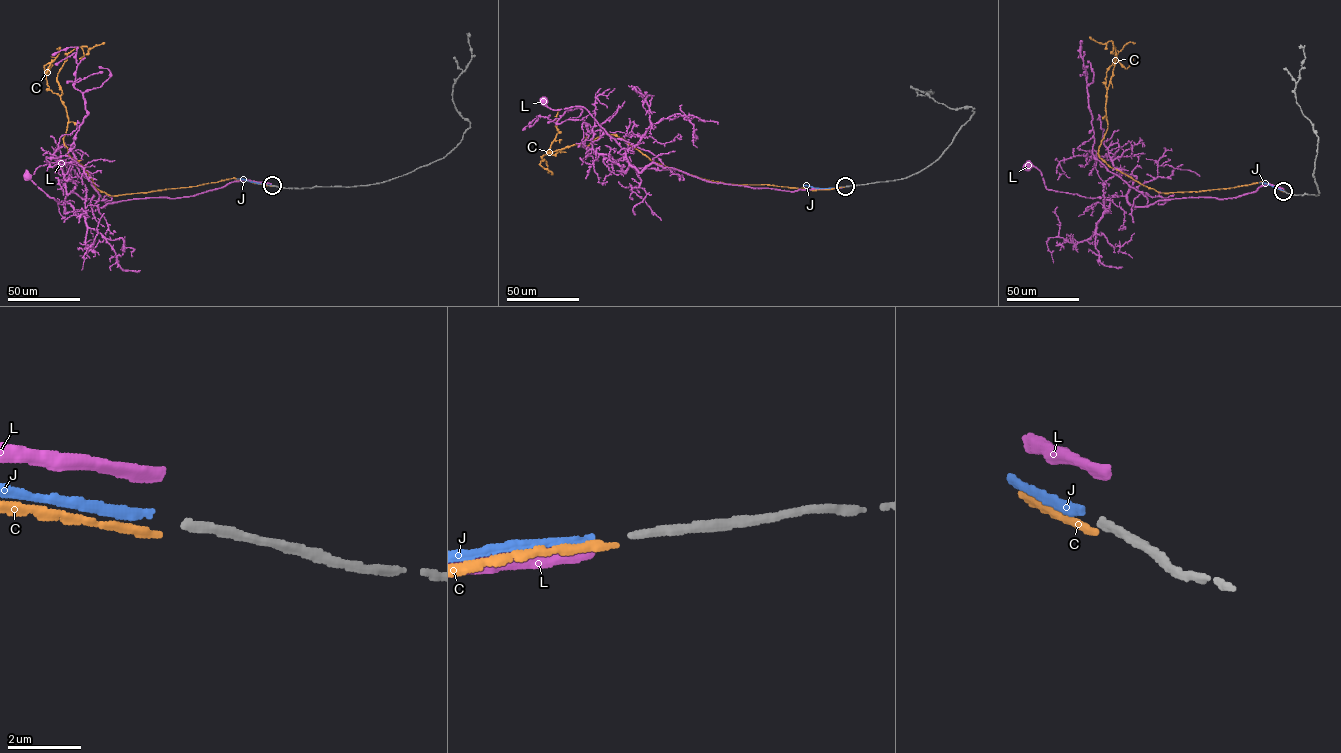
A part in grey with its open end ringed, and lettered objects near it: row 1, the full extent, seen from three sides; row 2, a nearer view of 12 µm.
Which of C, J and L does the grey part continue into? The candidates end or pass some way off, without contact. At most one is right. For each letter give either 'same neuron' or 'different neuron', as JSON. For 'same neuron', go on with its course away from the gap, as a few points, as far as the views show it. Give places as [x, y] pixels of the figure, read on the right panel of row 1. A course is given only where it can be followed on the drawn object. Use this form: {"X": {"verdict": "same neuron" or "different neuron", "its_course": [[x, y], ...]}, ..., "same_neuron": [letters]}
{"C": {"verdict": "different neuron"}, "J": {"verdict": "same neuron", "its_course": [[1283, 190], [1259, 182]]}, "L": {"verdict": "different neuron"}, "same_neuron": ["J"]}

